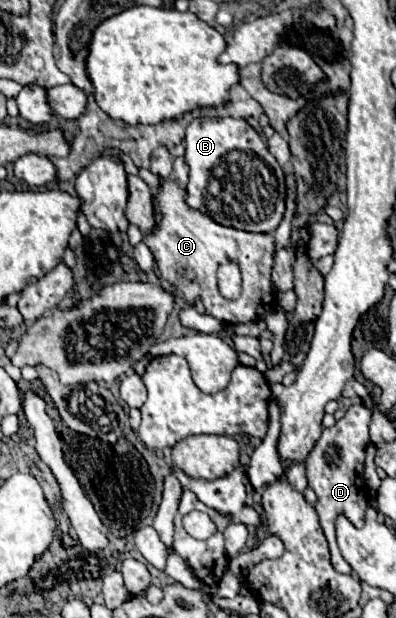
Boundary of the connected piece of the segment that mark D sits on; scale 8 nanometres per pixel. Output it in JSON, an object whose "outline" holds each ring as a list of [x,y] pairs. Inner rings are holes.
{"outline":[[[363,404],[351,406],[341,420],[333,428],[323,428],[321,438],[317,440],[315,448],[307,456],[307,480],[309,486],[319,496],[317,502],[317,514],[321,520],[321,528],[327,536],[329,550],[331,550],[331,564],[341,574],[351,574],[351,566],[343,560],[337,540],[335,540],[335,520],[337,516],[345,516],[355,528],[361,528],[365,524],[365,508],[367,508],[367,492],[365,492],[365,478],[363,478],[363,466],[365,466],[365,446],[369,440],[369,418],[371,410],[367,410]]]}

